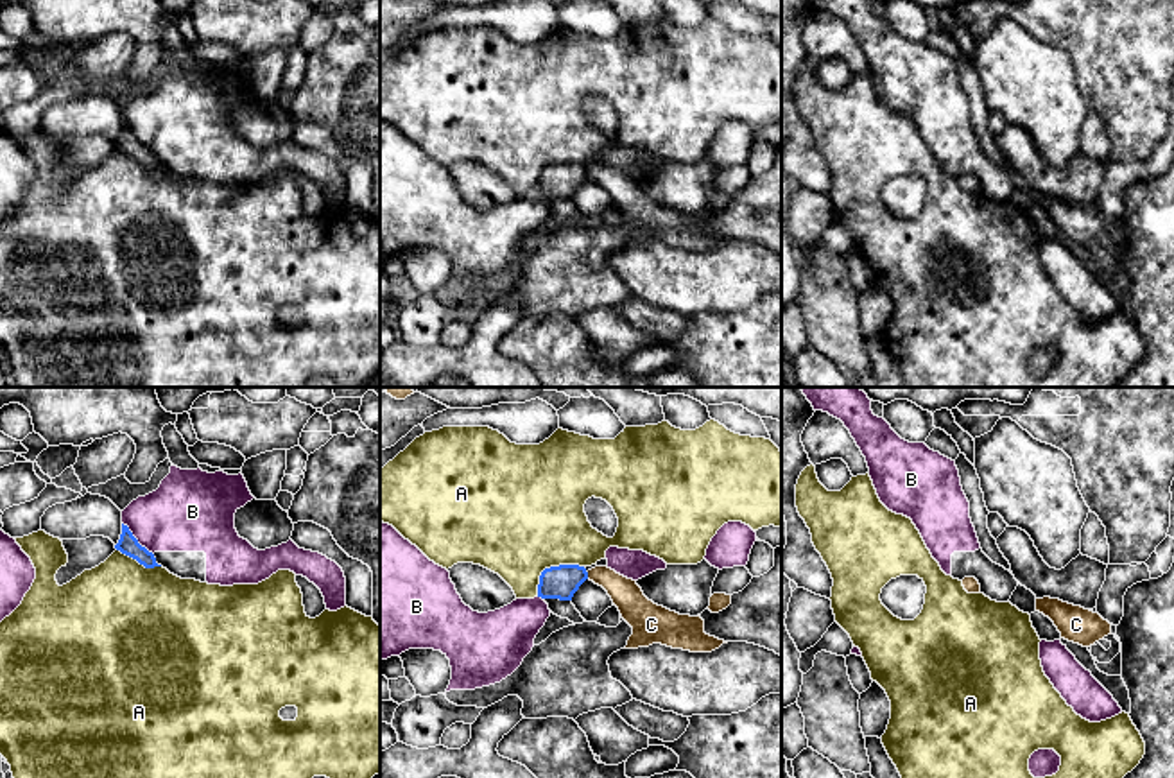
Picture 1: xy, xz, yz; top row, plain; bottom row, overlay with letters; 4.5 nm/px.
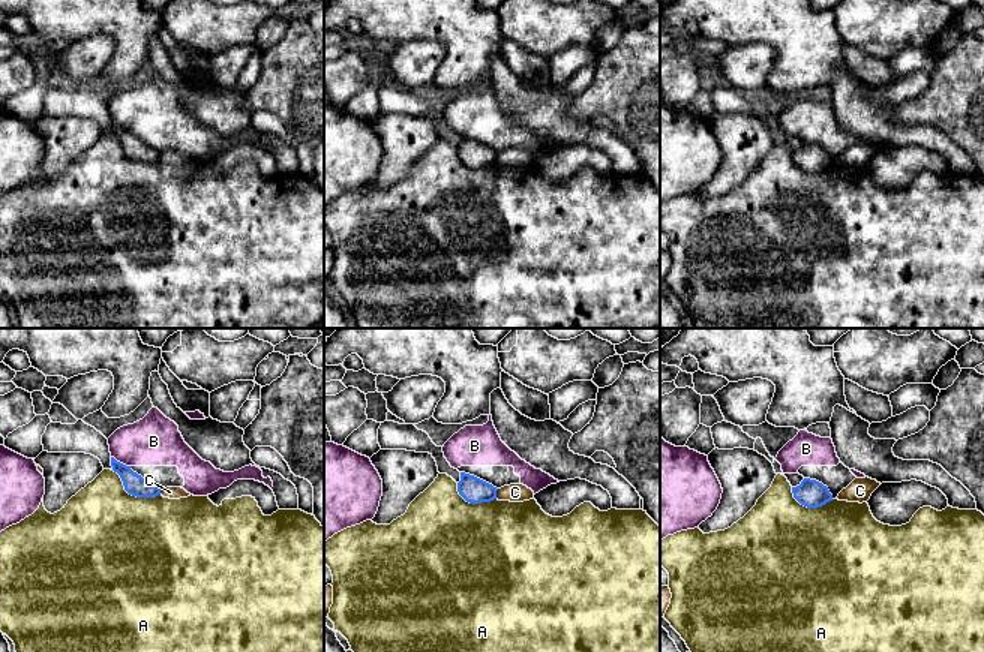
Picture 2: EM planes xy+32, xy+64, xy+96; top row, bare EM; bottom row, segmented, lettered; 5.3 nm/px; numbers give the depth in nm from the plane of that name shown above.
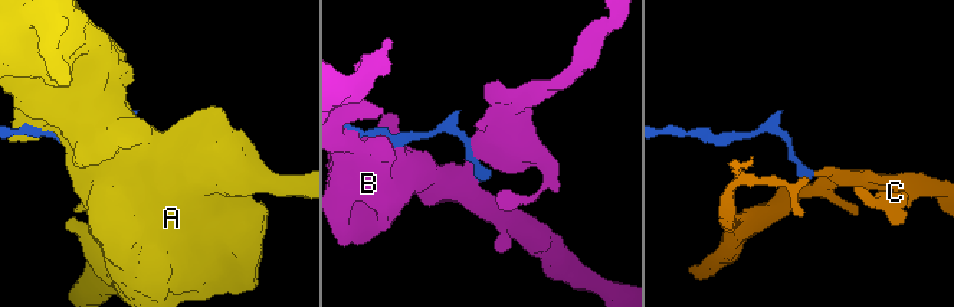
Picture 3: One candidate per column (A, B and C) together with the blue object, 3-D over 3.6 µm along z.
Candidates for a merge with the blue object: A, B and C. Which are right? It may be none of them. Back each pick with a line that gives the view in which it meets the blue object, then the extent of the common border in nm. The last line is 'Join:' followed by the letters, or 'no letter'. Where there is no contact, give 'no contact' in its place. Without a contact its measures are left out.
Join: no letter

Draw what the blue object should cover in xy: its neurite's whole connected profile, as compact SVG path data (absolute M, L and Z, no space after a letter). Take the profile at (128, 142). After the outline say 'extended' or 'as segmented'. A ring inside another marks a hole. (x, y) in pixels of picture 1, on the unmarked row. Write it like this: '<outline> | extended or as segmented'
M122 122L122 133L118 142L115 143L117 149L122 152L136 158L145 167L161 165L156 161L156 156L152 151L149 151L145 145L138 142L138 138L133 134L127 124Z | as segmented

